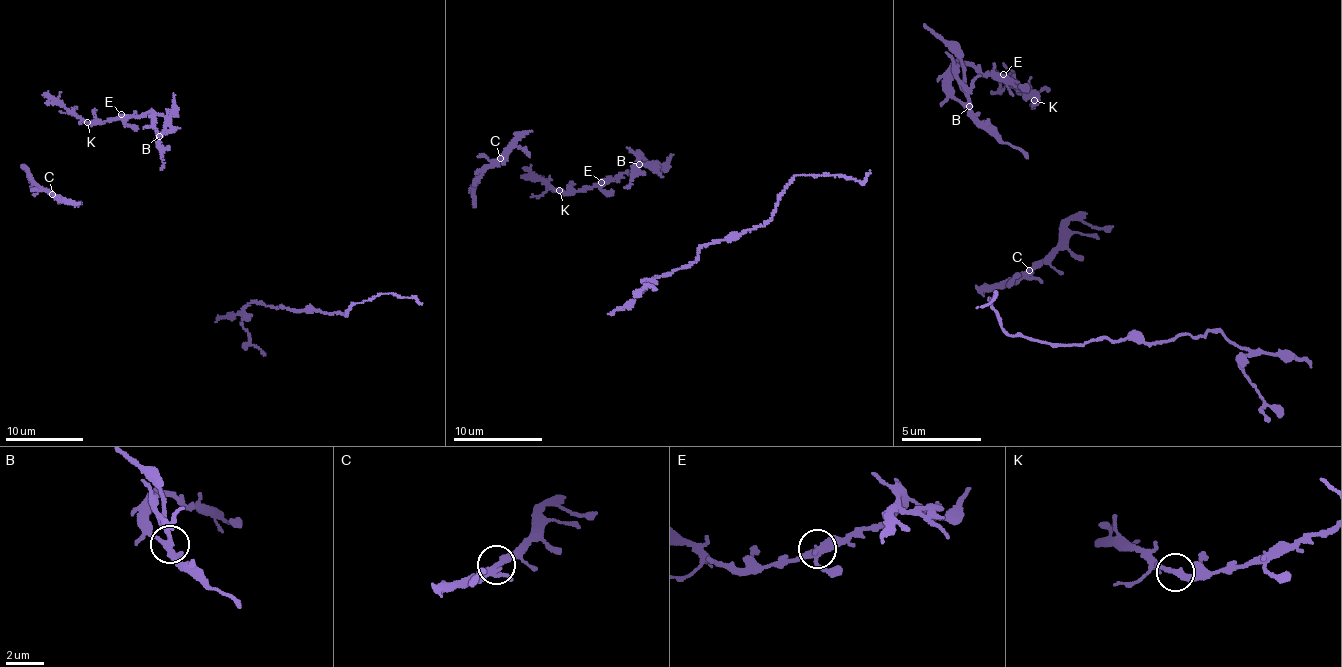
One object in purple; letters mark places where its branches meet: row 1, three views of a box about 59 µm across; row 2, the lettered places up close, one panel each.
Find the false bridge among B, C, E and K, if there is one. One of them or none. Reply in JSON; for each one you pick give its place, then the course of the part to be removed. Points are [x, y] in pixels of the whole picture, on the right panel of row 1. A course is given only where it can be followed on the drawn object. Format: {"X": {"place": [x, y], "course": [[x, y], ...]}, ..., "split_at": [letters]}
{"B": {"place": [969, 106], "course": [[970, 107], [951, 50], [925, 22]]}, "split_at": ["B"]}

